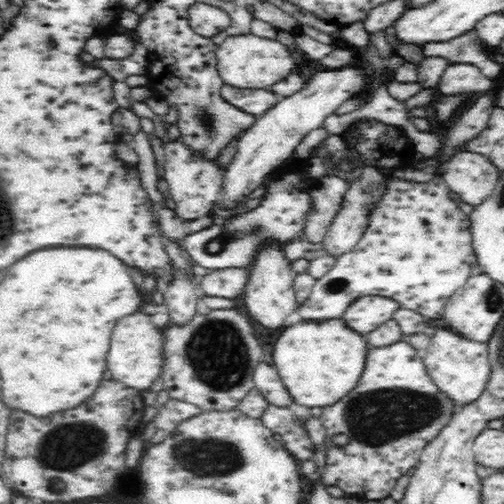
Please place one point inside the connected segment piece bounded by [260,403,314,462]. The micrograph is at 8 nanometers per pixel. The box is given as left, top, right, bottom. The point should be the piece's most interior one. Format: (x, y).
(280, 420)

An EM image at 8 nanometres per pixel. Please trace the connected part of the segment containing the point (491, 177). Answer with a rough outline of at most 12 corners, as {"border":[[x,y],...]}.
{"border":[[458,152],[442,179],[457,201],[482,204],[501,174],[481,154]]}

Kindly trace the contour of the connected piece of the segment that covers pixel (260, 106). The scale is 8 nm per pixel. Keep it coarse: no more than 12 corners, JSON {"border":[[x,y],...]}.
{"border":[[228,84],[221,94],[248,114],[261,116],[284,95]]}

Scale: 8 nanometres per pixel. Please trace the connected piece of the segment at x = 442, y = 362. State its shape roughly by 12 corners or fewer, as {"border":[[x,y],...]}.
{"border":[[438,330],[422,362],[456,410],[486,390],[489,350]]}

